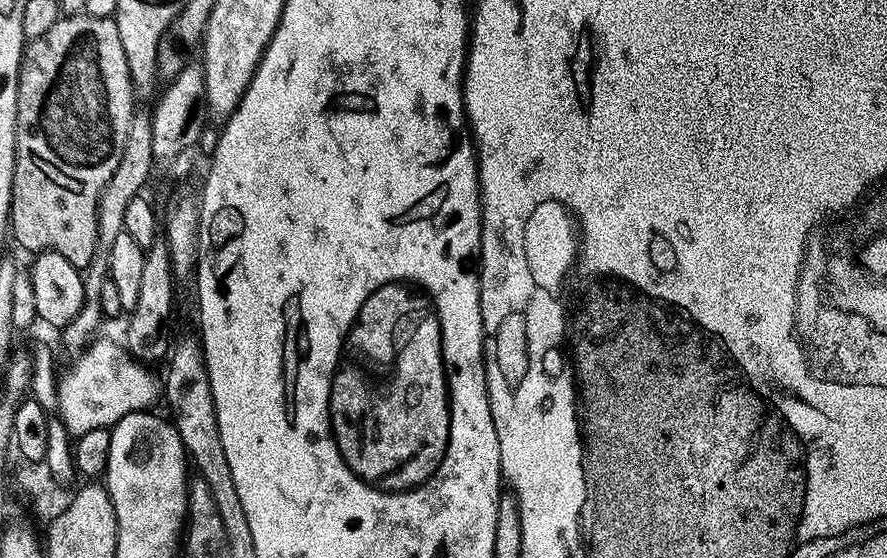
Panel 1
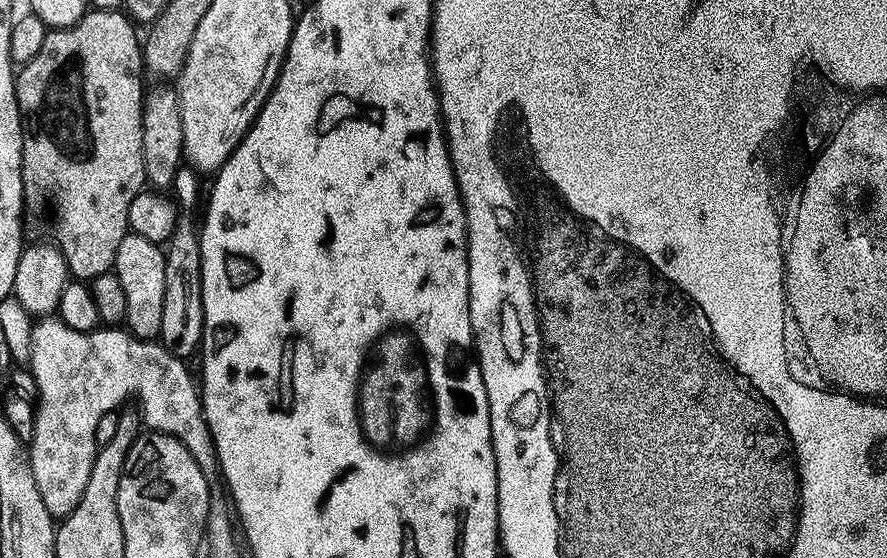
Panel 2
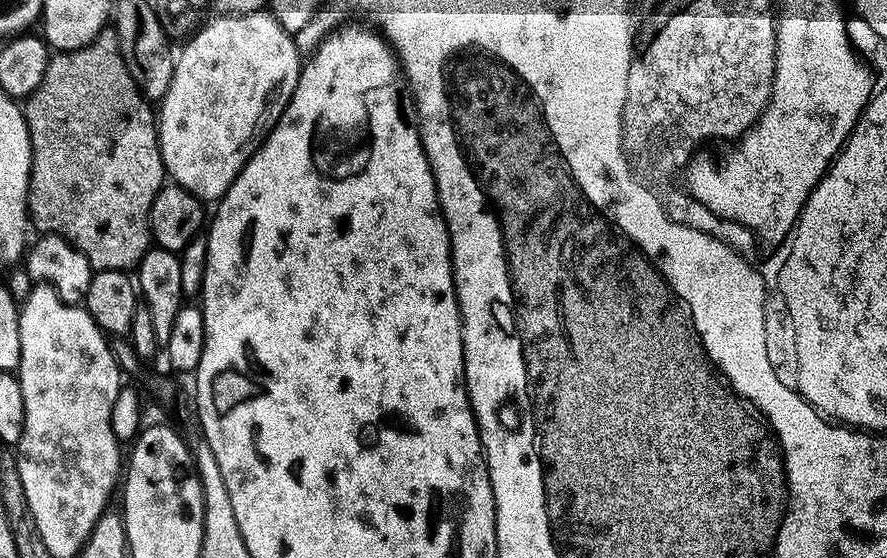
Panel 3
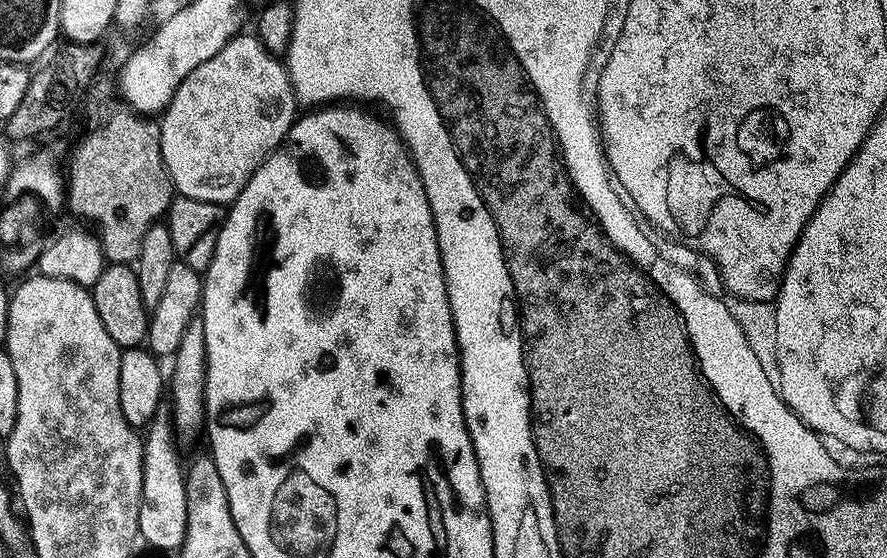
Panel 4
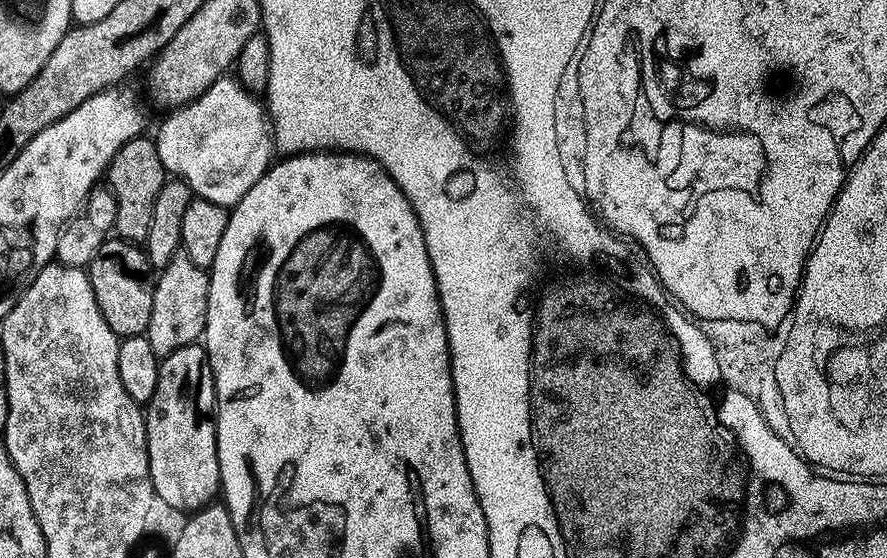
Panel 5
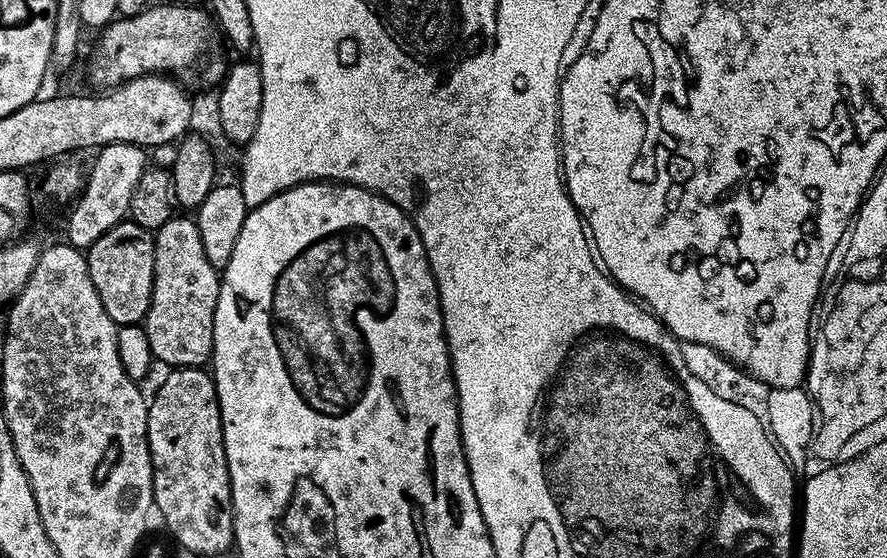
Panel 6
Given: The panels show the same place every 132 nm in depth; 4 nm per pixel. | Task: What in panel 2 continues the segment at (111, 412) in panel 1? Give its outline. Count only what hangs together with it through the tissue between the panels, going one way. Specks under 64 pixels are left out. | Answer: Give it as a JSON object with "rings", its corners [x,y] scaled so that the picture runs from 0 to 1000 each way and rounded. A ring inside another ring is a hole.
{"rings":[[[45,570],[37,579],[36,588],[34,665],[41,681],[43,715],[38,724],[38,771],[30,797],[32,826],[38,864],[43,864],[43,885],[47,885],[47,900],[52,900],[52,914],[56,914],[61,928],[79,923],[92,892],[92,878],[97,878],[97,864],[101,864],[101,842],[110,801],[107,789],[108,762],[121,738],[130,738],[143,726],[148,710],[158,715],[156,737],[168,769],[203,789],[227,839],[228,849],[233,857],[245,851],[244,801],[230,747],[228,703],[222,683],[221,688],[216,683],[210,656],[212,652],[206,643],[198,640],[180,613],[157,609],[148,595],[131,584],[114,584],[106,595],[89,595],[67,570]]]}

